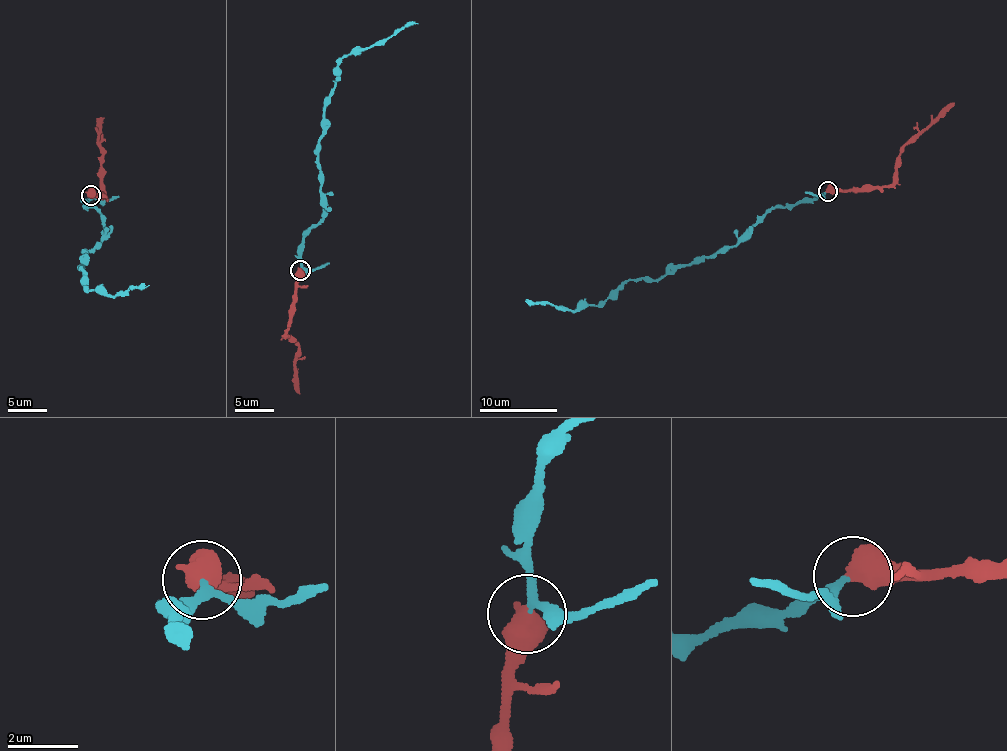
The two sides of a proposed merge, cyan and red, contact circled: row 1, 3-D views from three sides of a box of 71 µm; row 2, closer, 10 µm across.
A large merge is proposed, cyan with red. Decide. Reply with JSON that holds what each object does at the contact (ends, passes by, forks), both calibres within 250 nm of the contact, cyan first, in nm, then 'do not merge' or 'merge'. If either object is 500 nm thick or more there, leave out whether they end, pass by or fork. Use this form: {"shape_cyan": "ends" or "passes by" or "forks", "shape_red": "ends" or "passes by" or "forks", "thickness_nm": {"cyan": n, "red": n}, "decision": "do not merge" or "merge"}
{"thickness_nm": {"cyan": 190, "red": 750}, "decision": "do not merge"}

